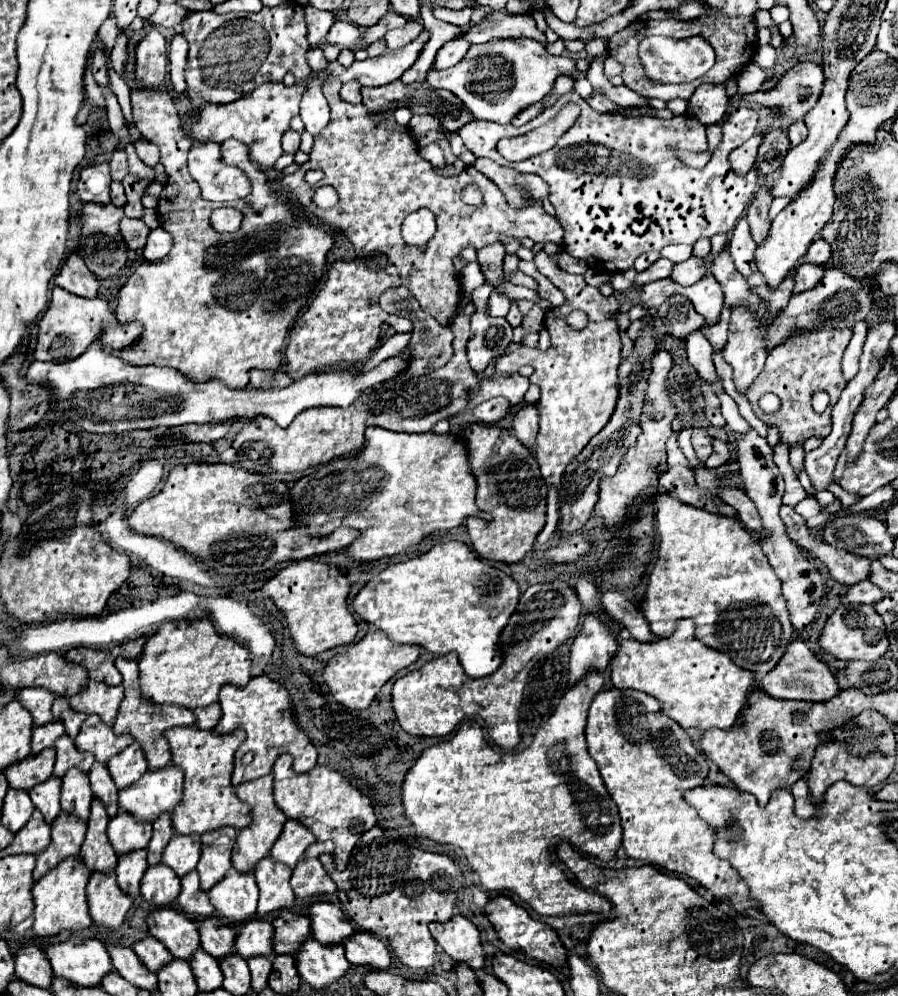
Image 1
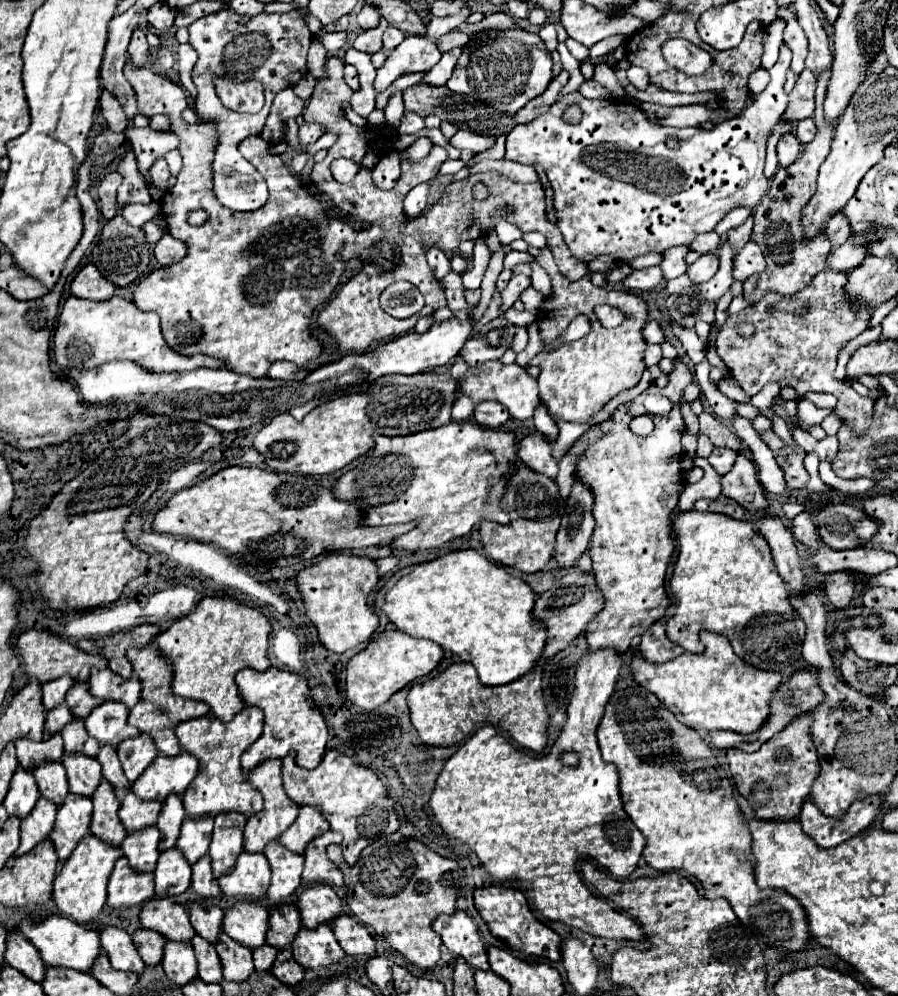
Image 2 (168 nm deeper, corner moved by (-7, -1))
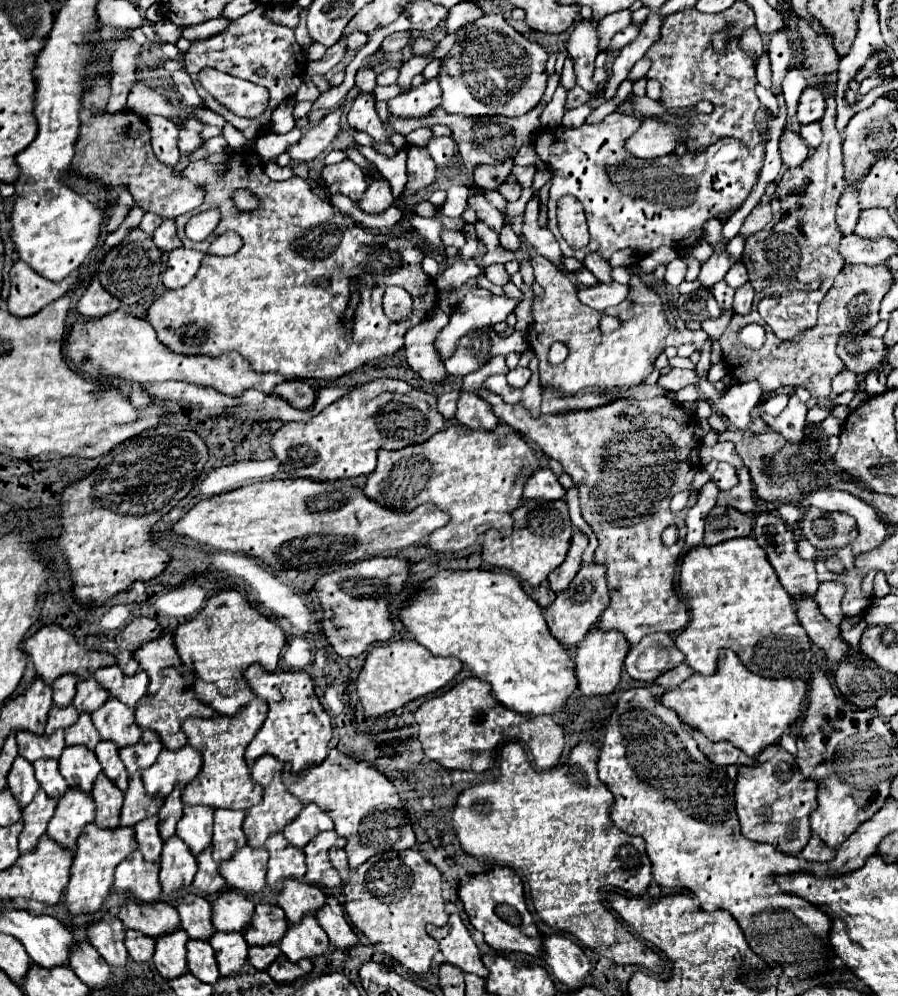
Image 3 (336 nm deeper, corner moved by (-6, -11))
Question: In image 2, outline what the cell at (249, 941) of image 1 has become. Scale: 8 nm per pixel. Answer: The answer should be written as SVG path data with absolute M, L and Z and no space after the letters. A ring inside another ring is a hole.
M234 902L224 916L222 930L242 946L256 950L266 944L268 910L260 902Z

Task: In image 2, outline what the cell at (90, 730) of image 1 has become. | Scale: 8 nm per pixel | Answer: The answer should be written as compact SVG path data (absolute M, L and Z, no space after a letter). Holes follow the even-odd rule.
M102 702L92 714L86 718L86 730L92 738L98 740L100 746L116 748L120 742L134 738L140 734L138 728L126 724L128 708L120 702Z

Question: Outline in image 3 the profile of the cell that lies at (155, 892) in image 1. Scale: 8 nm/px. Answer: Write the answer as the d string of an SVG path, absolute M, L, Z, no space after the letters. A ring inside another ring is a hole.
M171 836L171 840L165 842L161 852L161 872L159 880L163 886L163 892L175 892L185 890L191 886L193 876L197 872L197 860L187 848L179 836Z

